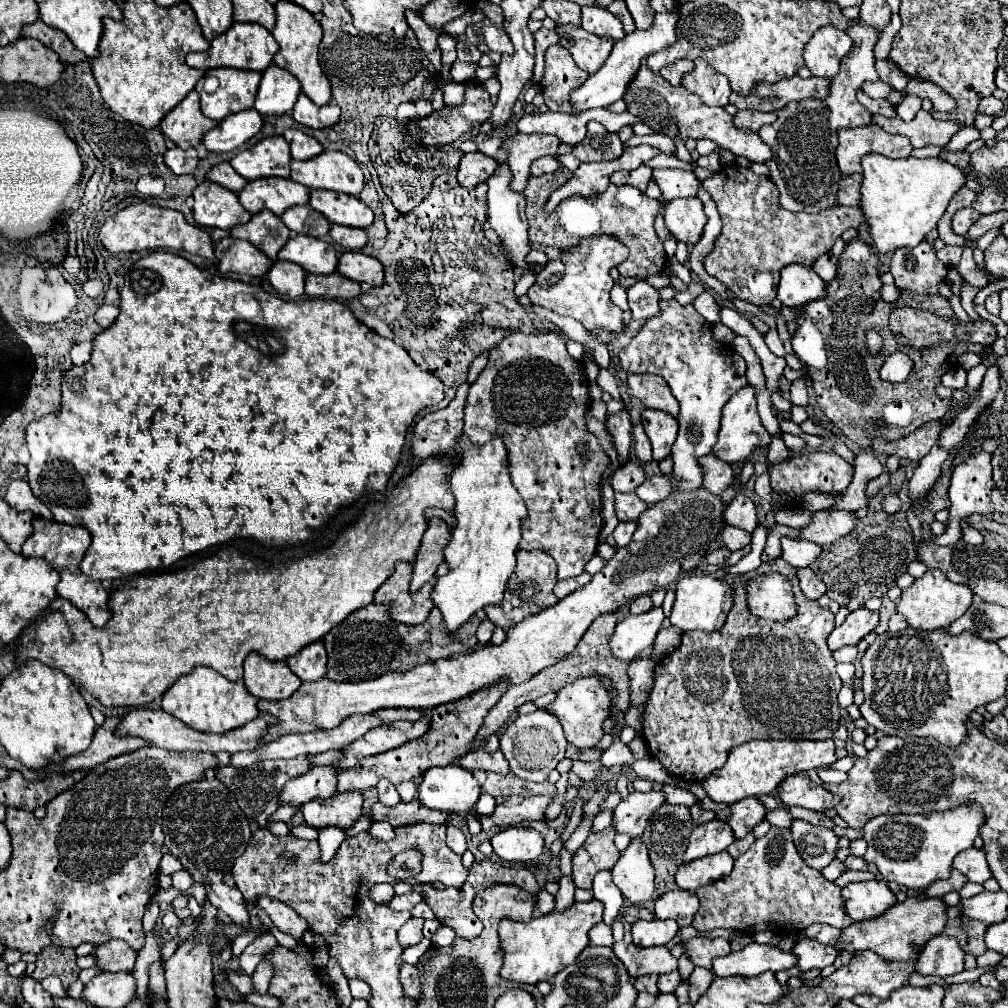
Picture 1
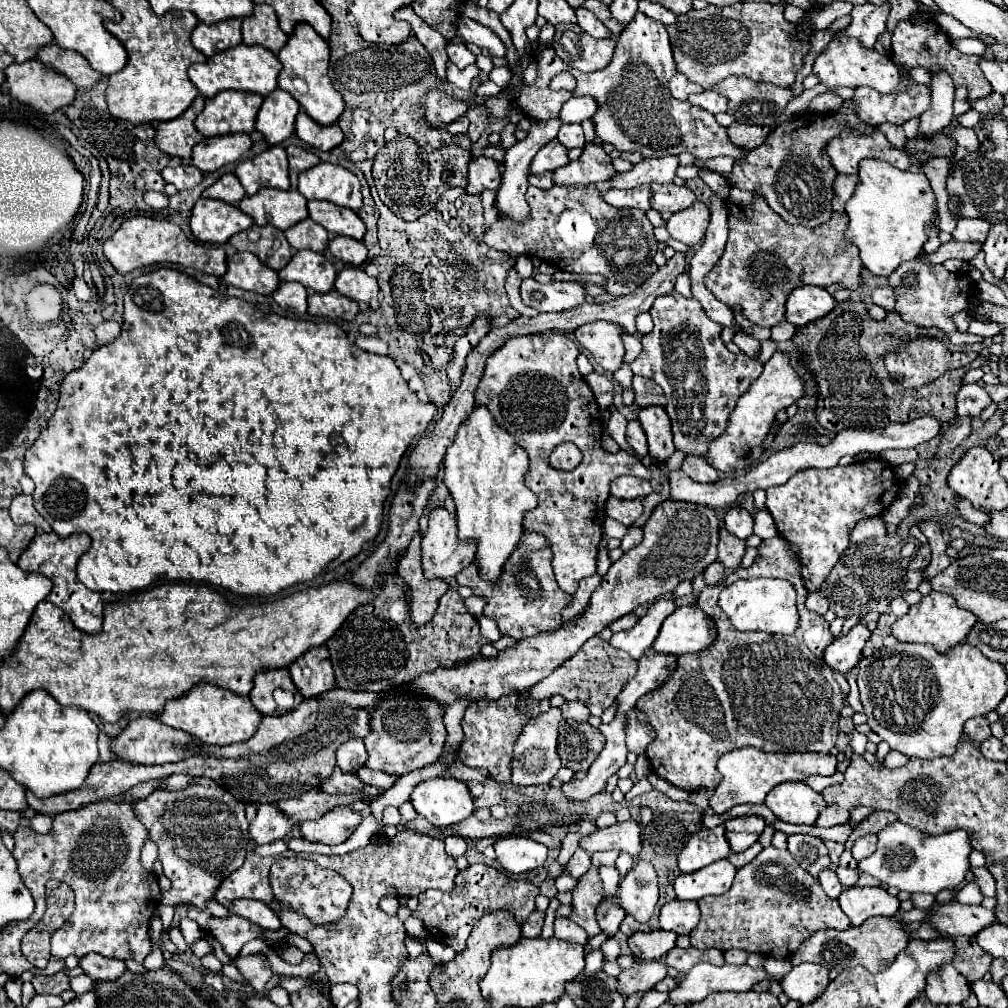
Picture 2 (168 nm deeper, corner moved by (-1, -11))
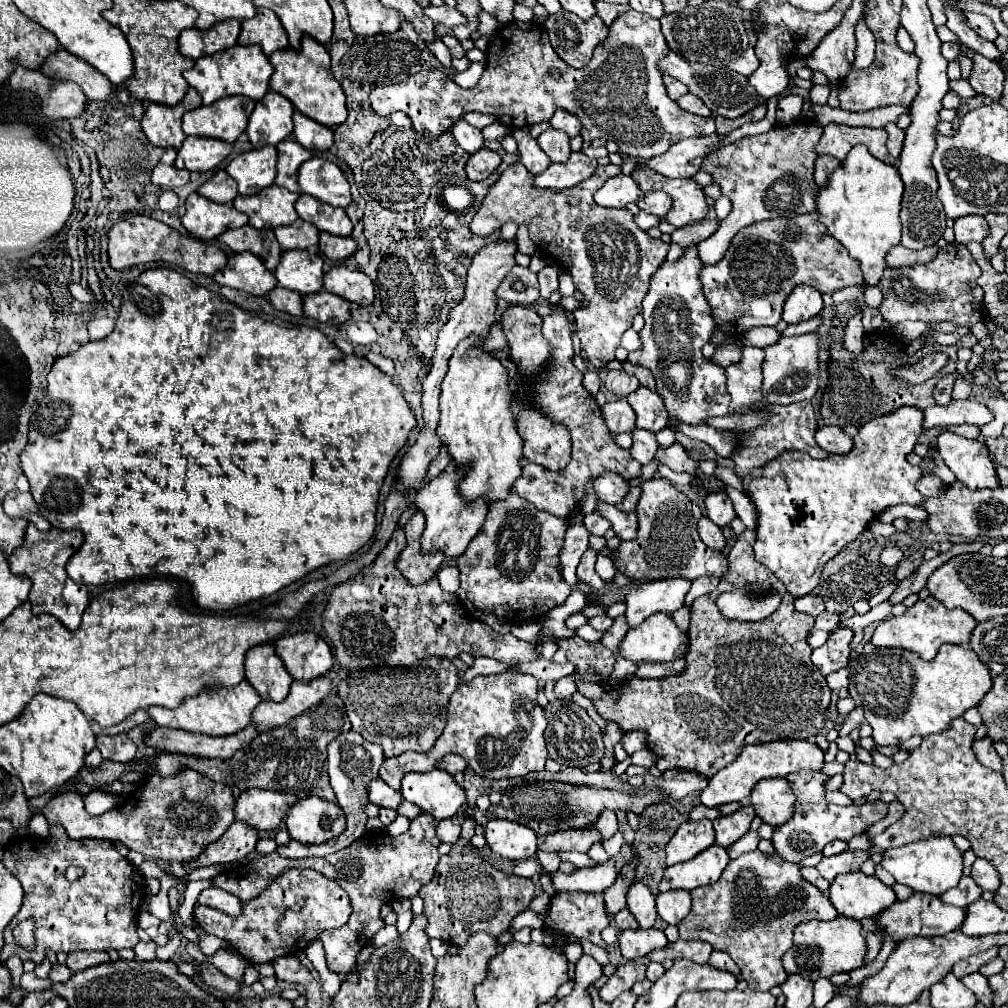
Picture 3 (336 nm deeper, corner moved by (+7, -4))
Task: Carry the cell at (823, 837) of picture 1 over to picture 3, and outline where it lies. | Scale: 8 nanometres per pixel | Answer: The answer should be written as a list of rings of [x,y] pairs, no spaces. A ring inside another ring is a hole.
[[[800,770],[788,776],[788,782],[796,794],[796,812],[794,816],[778,826],[774,830],[772,842],[776,852],[786,860],[786,862],[800,862],[816,852],[820,852],[828,842],[832,840],[850,840],[852,836],[862,834],[868,826],[876,824],[882,820],[888,812],[888,804],[876,800],[876,802],[866,802],[866,804],[854,804],[854,806],[835,806],[828,804],[824,798],[824,780],[828,776],[822,772],[812,772],[812,770]]]

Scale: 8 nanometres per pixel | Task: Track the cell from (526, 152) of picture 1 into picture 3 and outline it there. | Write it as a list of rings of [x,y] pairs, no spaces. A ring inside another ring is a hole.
[[[548,128],[538,136],[538,146],[550,156],[552,162],[566,162],[570,156],[570,138],[564,132]]]

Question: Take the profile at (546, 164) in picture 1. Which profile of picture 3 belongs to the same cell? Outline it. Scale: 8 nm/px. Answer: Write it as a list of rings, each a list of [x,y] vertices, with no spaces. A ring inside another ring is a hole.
[[[513,128],[512,136],[518,145],[519,161],[528,168],[532,176],[544,172],[550,166],[550,158],[540,150],[536,139],[530,136],[528,128]]]

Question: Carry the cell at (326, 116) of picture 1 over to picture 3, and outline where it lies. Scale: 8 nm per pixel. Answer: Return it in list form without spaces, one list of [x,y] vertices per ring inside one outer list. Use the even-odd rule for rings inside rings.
[[[294,112],[294,136],[296,140],[314,152],[324,152],[334,142],[334,130],[322,124],[316,124],[316,120],[306,118],[300,112]]]

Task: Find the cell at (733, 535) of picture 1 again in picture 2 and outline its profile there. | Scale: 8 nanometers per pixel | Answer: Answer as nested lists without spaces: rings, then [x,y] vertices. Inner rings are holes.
[[[720,527],[720,541],[718,541],[718,561],[728,567],[728,569],[736,569],[740,567],[742,555],[744,555],[746,543],[736,539],[734,535],[730,535],[724,527]]]

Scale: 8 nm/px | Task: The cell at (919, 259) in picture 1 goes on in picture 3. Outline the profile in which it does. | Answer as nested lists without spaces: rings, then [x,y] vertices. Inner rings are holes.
[[[948,244],[948,248],[940,250],[938,256],[928,264],[910,268],[886,268],[878,284],[884,294],[884,300],[878,310],[886,322],[894,324],[904,320],[952,320],[960,326],[970,326],[972,334],[978,340],[984,340],[988,336],[988,330],[986,318],[982,314],[982,288],[976,284],[978,278],[980,266],[972,260],[966,246]]]

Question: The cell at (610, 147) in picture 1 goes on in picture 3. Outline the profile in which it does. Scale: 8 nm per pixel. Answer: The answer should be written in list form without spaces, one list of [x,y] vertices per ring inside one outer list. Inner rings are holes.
[[[572,152],[570,160],[564,164],[550,164],[540,176],[534,178],[536,188],[550,188],[550,190],[564,190],[570,186],[580,184],[588,176],[594,174],[598,162],[588,158],[582,152]]]

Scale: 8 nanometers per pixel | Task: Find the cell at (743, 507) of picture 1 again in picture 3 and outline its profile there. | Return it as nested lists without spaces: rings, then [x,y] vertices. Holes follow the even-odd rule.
[[[716,492],[716,494],[708,494],[706,496],[706,516],[718,524],[720,528],[730,526],[730,522],[736,518],[732,500],[728,498],[726,492]]]

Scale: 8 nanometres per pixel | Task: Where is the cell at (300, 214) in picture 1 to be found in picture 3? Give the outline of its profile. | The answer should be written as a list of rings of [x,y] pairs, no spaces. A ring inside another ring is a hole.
[[[296,220],[294,224],[288,226],[278,226],[274,230],[276,240],[280,242],[282,248],[292,250],[292,248],[314,248],[318,244],[318,228],[306,220]]]

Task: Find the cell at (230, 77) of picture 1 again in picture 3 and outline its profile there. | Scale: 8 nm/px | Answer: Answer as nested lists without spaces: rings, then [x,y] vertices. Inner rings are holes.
[[[246,96],[220,98],[210,106],[198,106],[186,112],[182,118],[182,130],[194,136],[234,142],[246,130],[254,104],[256,102]]]

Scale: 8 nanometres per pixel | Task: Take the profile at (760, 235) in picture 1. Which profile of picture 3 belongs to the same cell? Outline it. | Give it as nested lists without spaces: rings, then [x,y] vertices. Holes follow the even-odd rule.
[[[812,212],[800,218],[756,222],[734,236],[720,262],[702,266],[702,292],[718,324],[718,332],[712,336],[714,344],[726,334],[738,336],[754,326],[776,326],[782,318],[784,300],[798,284],[810,284],[822,294],[864,284],[858,260],[852,260],[848,250],[828,236],[828,228],[818,218]]]

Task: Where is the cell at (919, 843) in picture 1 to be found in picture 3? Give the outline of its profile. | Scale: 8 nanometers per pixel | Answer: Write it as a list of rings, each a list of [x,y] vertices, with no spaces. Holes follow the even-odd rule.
[[[930,836],[920,842],[912,842],[900,848],[888,848],[882,852],[880,866],[888,870],[898,884],[906,884],[916,892],[940,896],[948,888],[954,888],[962,876],[962,854],[948,836]]]

